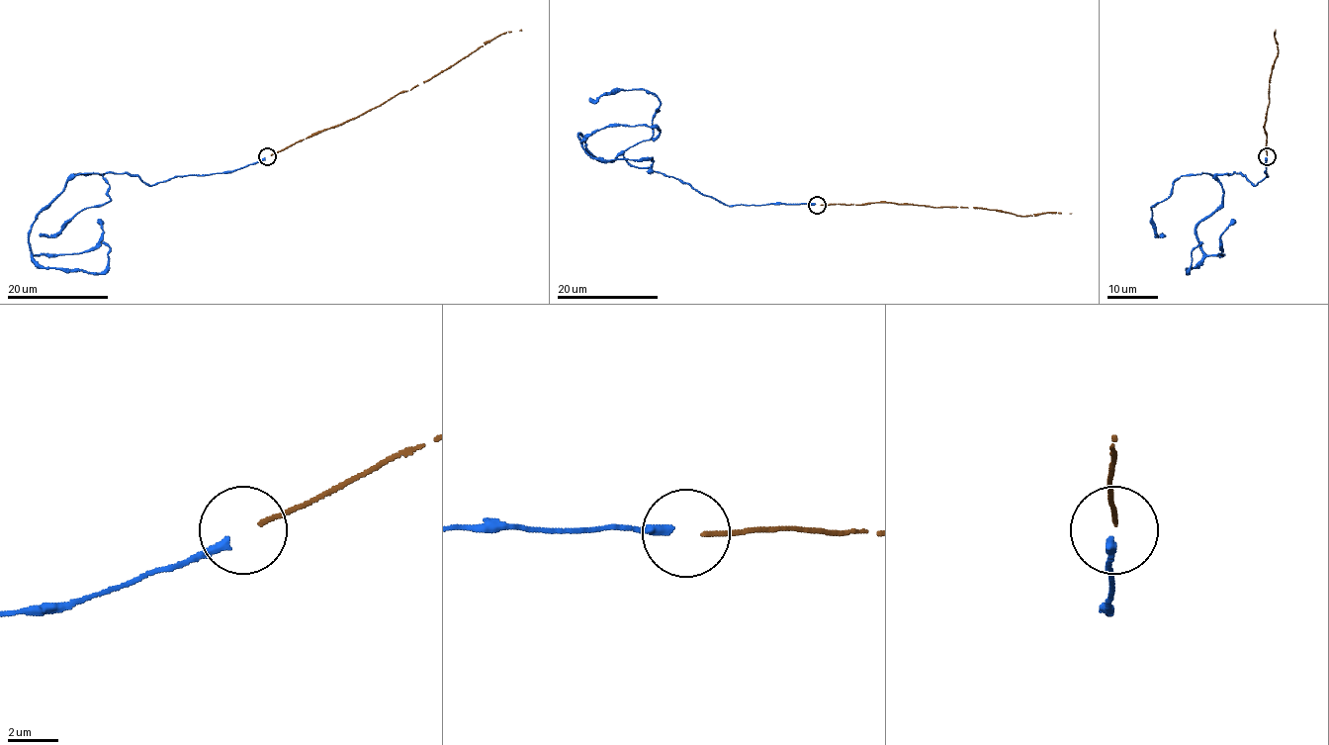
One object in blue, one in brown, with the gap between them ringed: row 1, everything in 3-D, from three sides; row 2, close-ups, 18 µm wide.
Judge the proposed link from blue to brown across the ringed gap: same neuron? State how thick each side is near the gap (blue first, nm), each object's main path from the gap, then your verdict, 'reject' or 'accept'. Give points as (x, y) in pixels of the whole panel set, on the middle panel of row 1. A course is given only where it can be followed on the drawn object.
340/170 nm | blue via (814, 205), (723, 205), (619, 155), (601, 161), (578, 136), (582, 141), (629, 125), (659, 130), (652, 139) | brown via (821, 205), (891, 202), (933, 207), (979, 207), (1029, 216), (1072, 214) | accept

